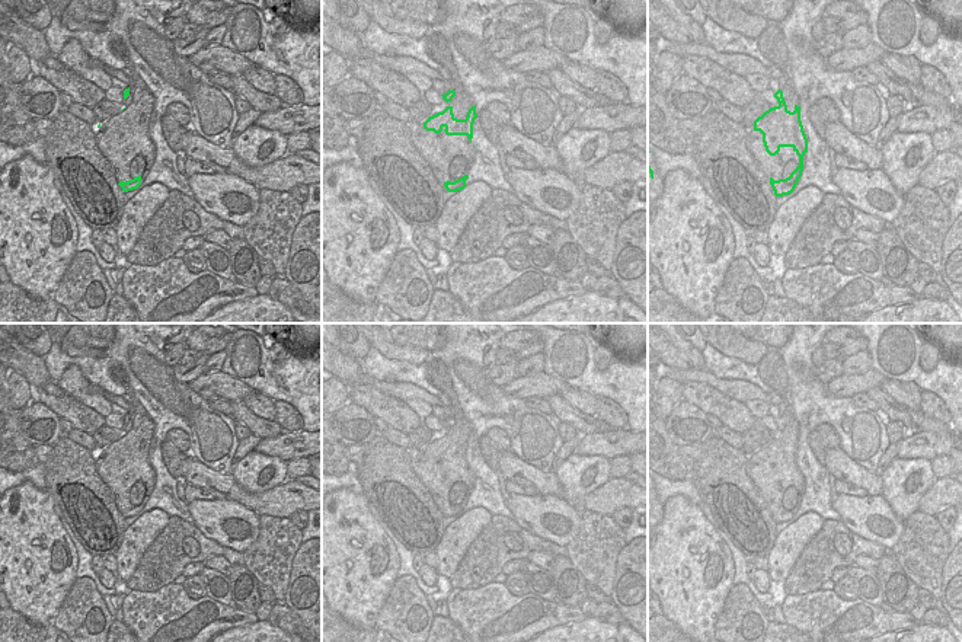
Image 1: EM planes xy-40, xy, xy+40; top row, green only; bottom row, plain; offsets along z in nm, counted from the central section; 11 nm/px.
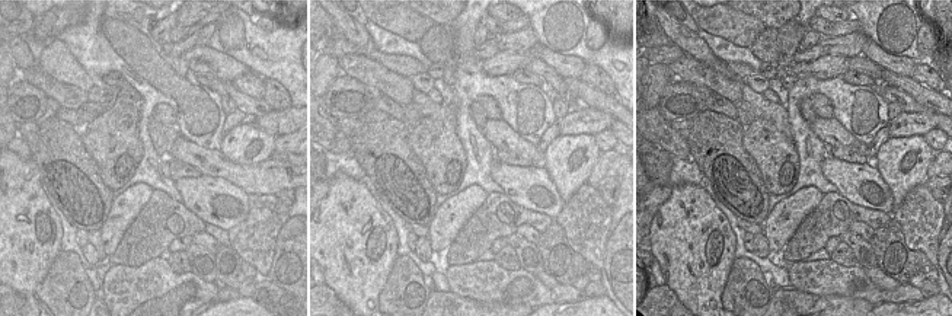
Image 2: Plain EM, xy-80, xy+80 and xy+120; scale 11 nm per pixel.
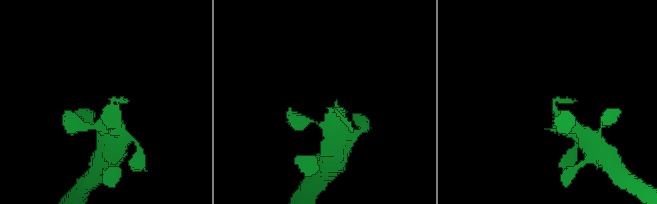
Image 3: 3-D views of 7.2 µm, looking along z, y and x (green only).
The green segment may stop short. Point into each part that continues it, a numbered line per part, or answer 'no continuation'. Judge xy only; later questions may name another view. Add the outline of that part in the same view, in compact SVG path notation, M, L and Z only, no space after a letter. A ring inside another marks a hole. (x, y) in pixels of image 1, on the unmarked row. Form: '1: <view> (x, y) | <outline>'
1: xy (453, 482) | M445 453L435 460L424 454L424 476L421 477L421 482L438 498L442 510L469 502L476 482L467 461L447 461L444 456Z

